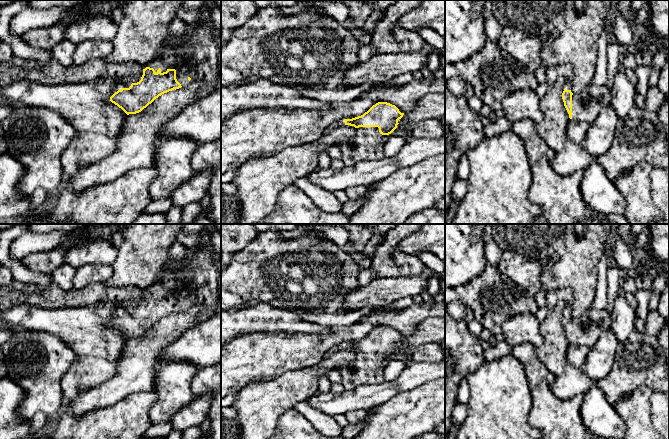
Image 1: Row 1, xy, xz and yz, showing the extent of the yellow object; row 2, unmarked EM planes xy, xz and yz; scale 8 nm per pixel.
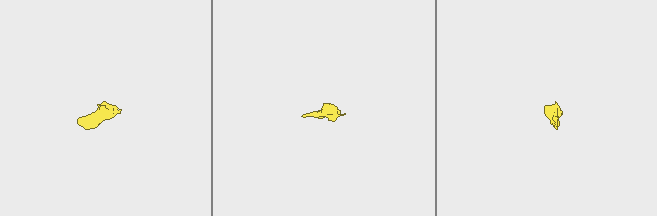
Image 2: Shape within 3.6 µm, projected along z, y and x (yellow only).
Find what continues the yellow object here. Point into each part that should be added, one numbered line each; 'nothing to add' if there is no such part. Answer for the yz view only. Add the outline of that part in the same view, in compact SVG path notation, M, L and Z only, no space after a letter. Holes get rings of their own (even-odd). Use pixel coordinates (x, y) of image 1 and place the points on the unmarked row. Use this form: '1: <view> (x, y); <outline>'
1: yz (565, 295); M560 288L546 292L546 307L549 310L554 309L560 301L565 304L565 313L570 314L574 301L574 294L570 288Z
2: yz (586, 329); M592 304L583 315L572 319L572 344L591 348L610 324L608 311L596 310Z

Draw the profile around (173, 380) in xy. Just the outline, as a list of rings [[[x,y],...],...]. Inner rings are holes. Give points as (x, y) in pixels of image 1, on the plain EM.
[[[169,361],[159,366],[155,377],[157,397],[149,410],[151,424],[170,422],[178,411],[196,399],[191,385],[199,369],[187,361]]]

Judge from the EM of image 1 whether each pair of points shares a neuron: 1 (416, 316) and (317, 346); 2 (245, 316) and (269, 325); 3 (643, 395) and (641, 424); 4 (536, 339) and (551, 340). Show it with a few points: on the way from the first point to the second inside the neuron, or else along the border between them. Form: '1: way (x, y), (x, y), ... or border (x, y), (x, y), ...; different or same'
1: way (391, 318), (375, 318), (353, 333), (342, 334); same
2: way (251, 318), (263, 319); same
3: way (641, 402), (641, 417); same
4: border (541, 322), (540, 335), (543, 342), (536, 349); different

